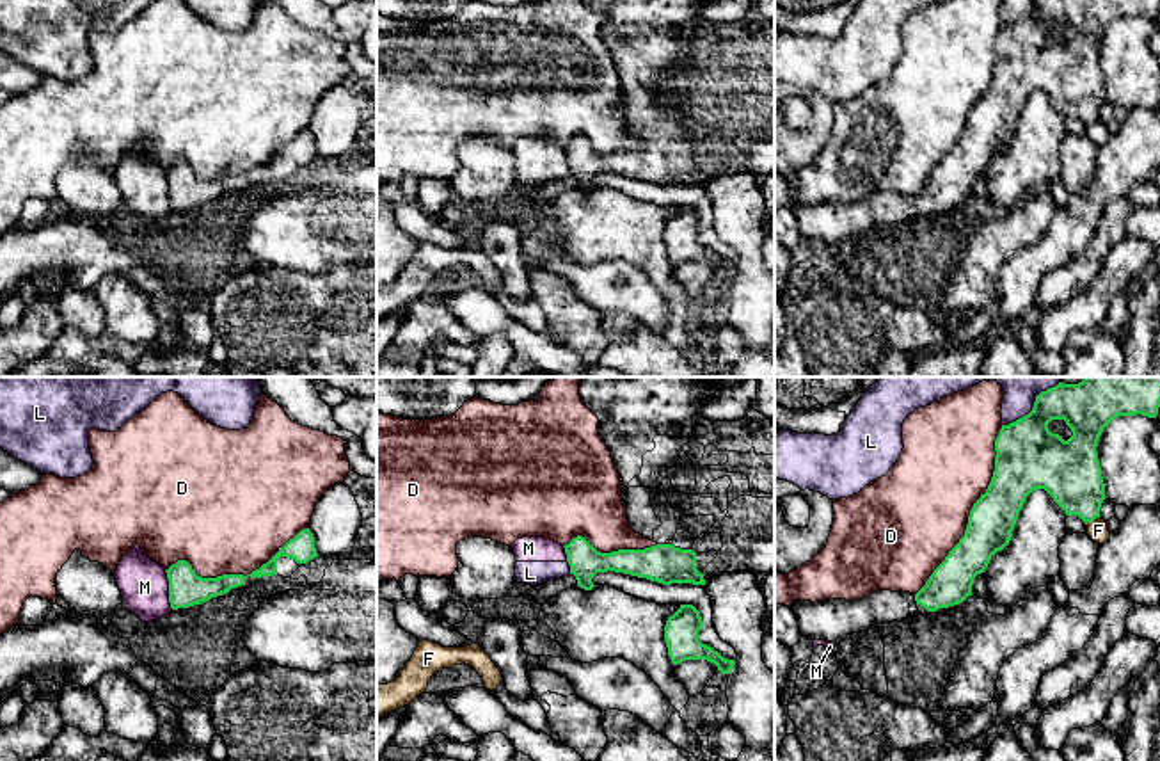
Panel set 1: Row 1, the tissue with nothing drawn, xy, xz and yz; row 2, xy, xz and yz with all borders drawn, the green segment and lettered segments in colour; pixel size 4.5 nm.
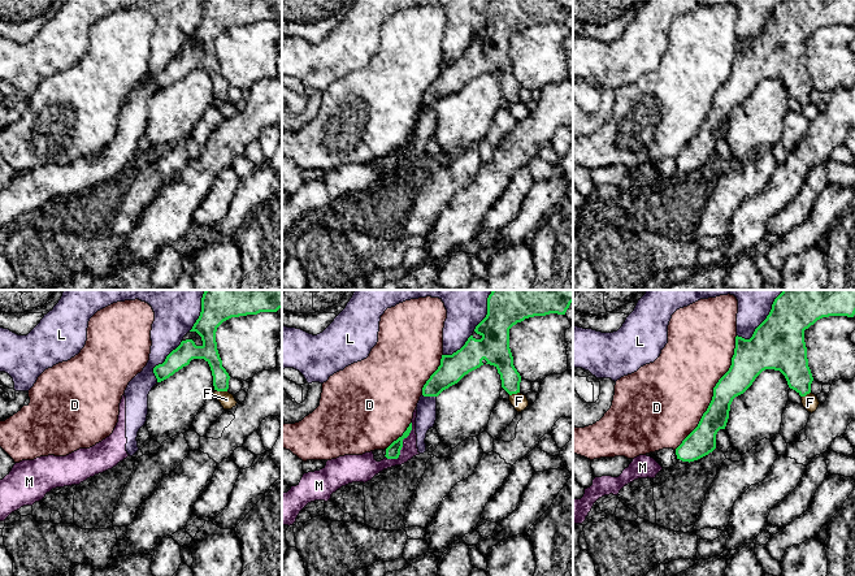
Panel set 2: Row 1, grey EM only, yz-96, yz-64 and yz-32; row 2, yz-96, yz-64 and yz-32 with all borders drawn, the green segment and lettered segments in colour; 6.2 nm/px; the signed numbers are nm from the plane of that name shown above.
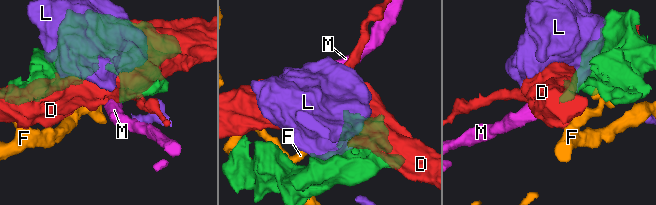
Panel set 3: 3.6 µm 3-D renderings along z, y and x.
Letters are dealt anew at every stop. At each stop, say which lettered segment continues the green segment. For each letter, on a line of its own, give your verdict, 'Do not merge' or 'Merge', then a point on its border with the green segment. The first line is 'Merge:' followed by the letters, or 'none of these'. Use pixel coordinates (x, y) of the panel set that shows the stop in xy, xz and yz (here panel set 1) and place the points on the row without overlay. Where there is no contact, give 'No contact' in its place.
Merge: none of these
D: Do not merge. Touches green at yz (970, 112)
F: Do not merge. Touches green at yz (1091, 121)
L: Do not merge. Touches green at yz (1024, 18)
M: Do not merge. Touches green at xy (169, 192)

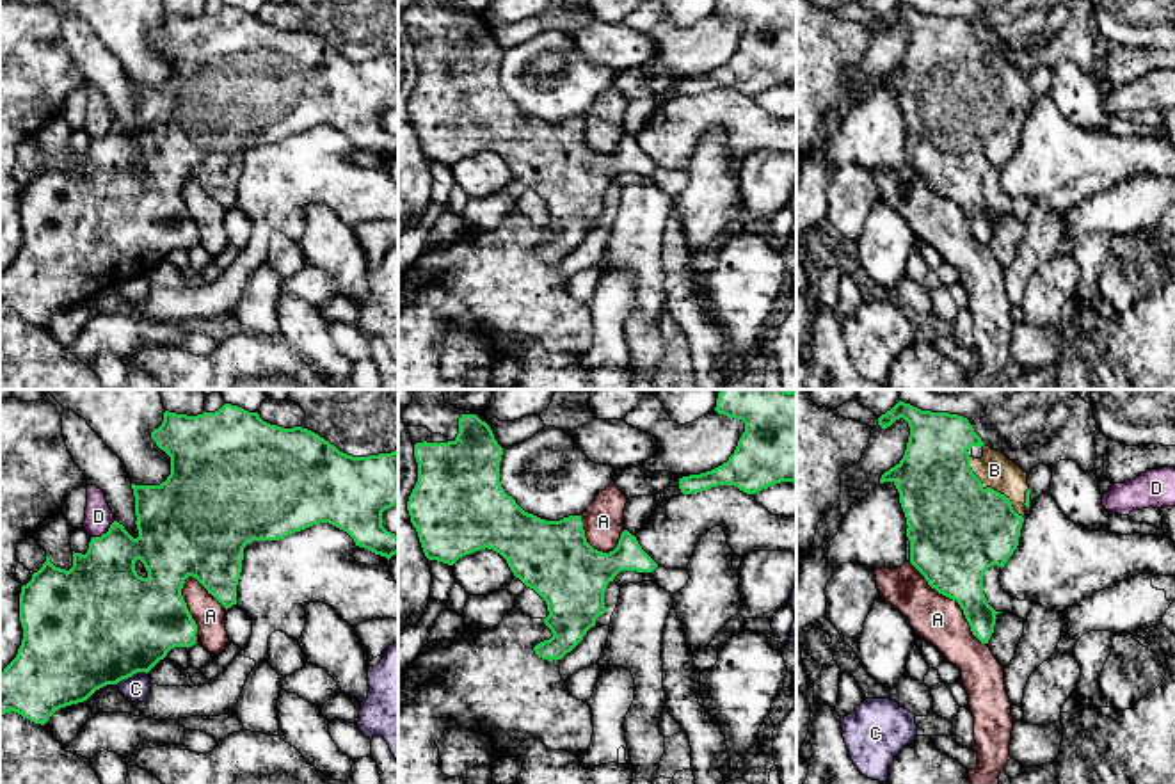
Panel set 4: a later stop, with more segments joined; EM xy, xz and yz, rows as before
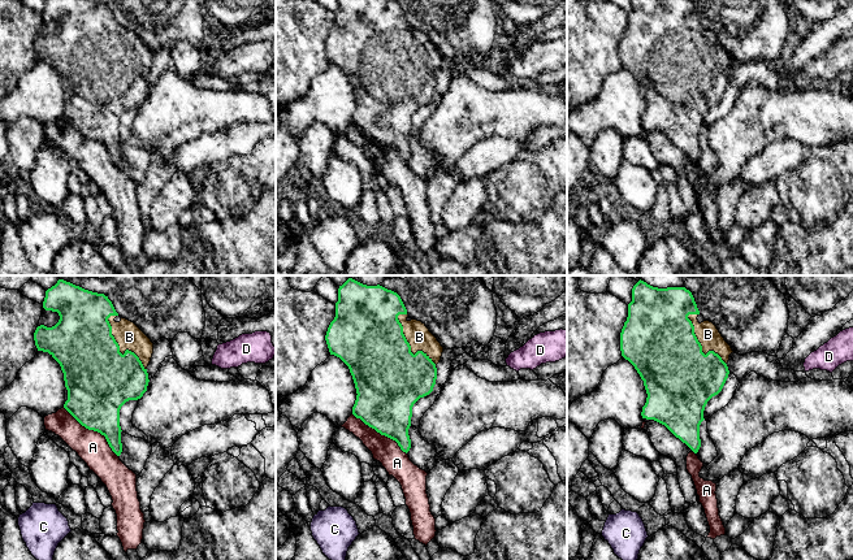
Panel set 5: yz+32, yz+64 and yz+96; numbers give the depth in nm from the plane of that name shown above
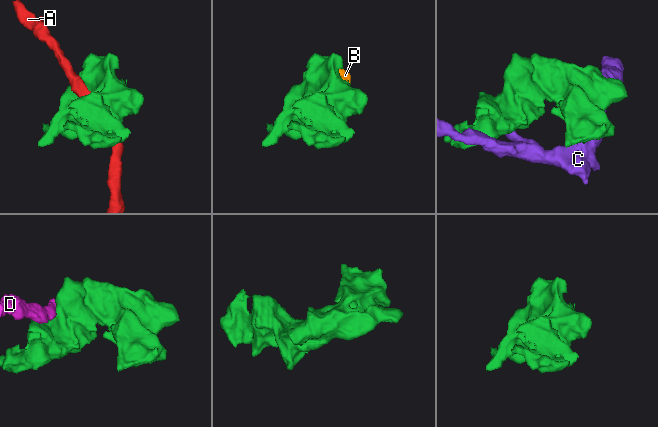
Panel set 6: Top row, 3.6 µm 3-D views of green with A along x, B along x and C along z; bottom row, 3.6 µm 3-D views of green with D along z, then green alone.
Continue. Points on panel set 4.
Merge: B
A: Do not merge. Touches green at yz (953, 201)
B: Merge. Touches green at yz (987, 89)
C: Do not merge. Touches green at xy (130, 278)
D: Do not merge. Touches green at xy (103, 136)

